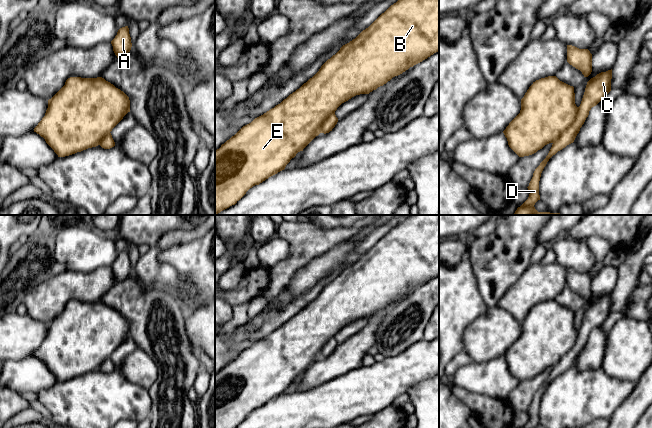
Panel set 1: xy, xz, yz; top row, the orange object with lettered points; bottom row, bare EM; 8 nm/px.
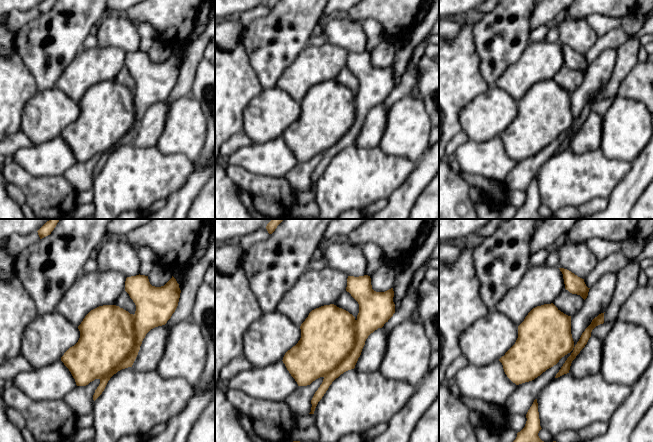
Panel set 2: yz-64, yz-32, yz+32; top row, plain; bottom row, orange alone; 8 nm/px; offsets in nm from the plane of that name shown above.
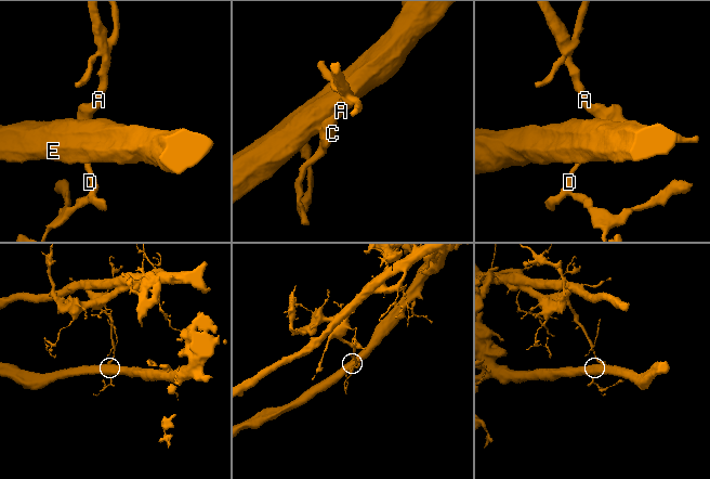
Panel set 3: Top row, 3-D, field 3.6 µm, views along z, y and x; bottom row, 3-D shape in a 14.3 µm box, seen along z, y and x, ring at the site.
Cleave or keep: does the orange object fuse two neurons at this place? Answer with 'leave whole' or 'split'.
split

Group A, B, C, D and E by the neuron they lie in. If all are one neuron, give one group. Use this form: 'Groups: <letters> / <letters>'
Groups: A C D / B E

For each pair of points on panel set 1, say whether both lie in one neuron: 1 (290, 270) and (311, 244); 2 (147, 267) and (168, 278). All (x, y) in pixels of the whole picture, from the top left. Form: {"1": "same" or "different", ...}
{"1": "same", "2": "same"}

